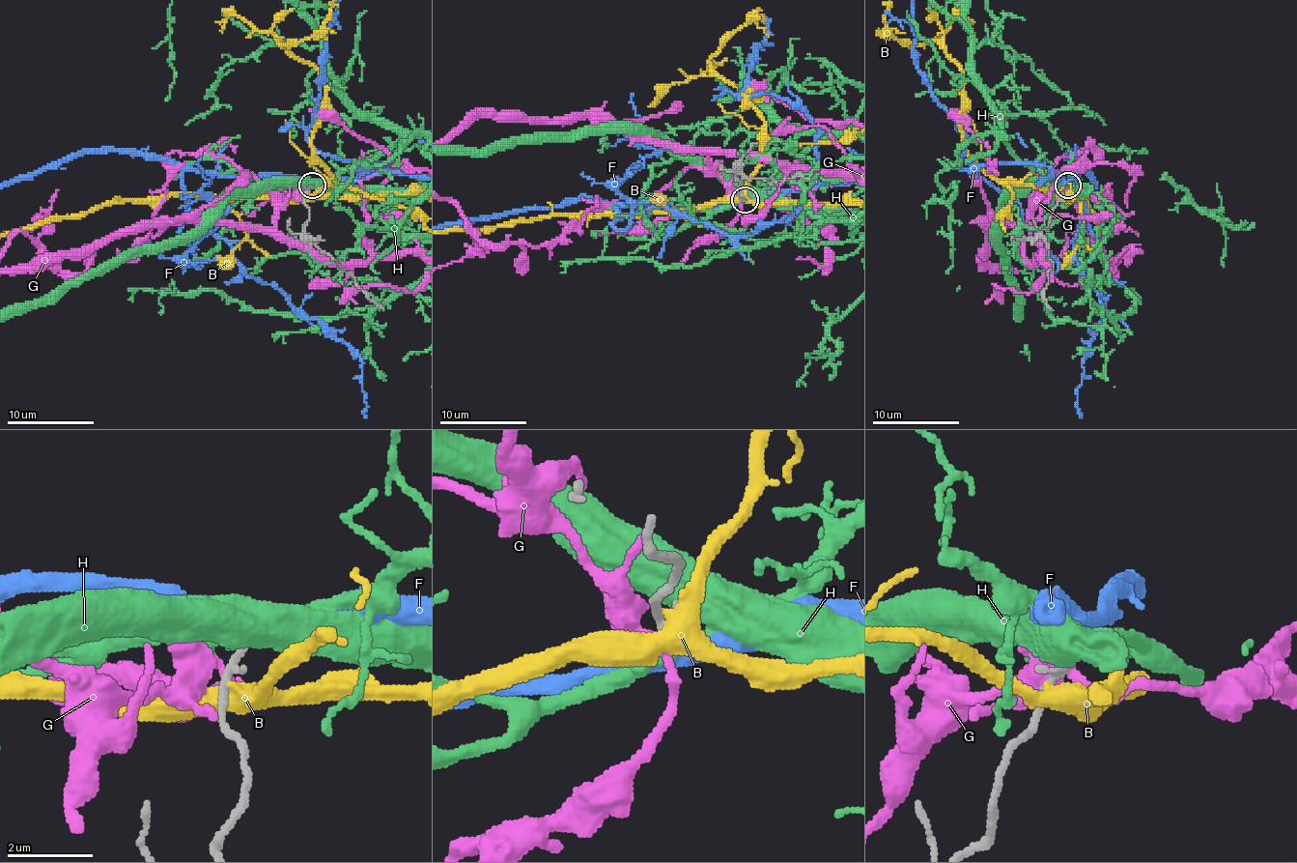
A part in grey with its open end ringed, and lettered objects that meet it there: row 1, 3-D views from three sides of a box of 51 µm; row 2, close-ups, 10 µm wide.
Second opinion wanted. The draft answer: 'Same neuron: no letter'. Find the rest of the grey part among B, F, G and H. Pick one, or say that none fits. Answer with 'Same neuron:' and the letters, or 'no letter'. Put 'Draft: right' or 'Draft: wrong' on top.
Draft: wrong
Same neuron: F

